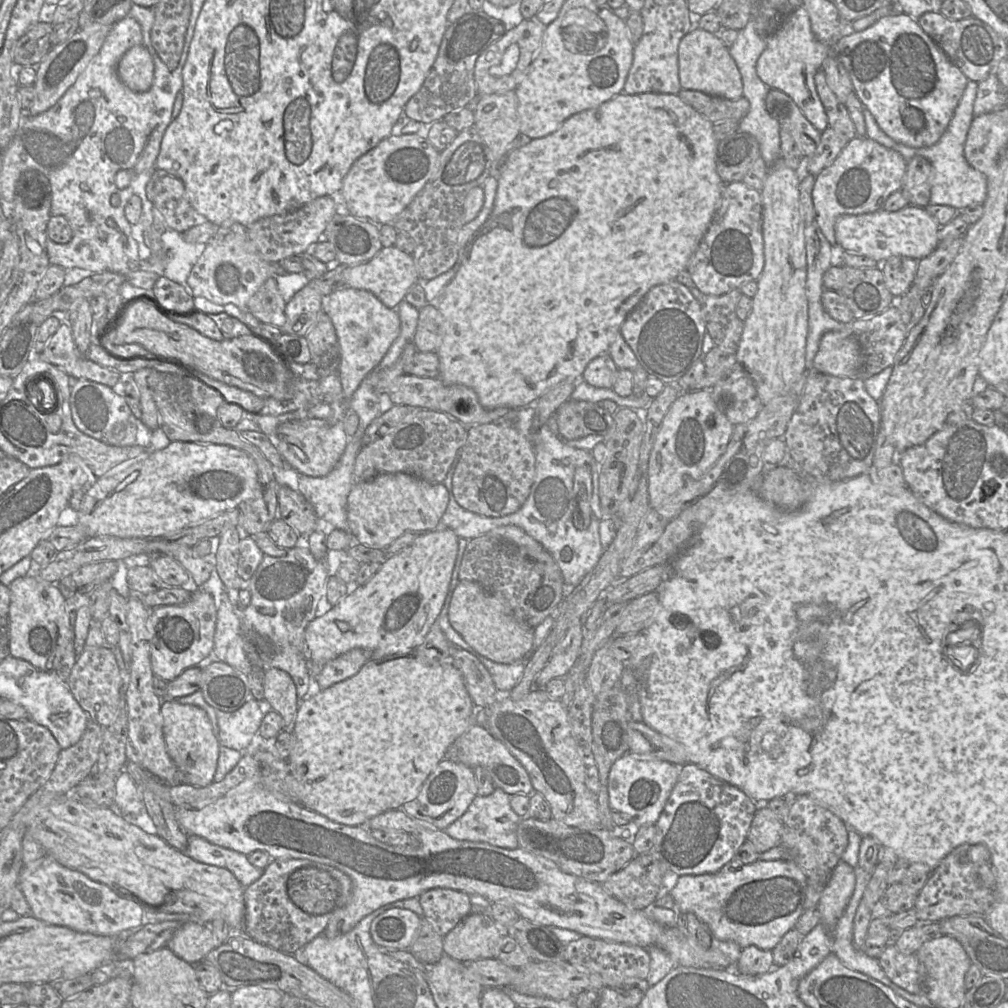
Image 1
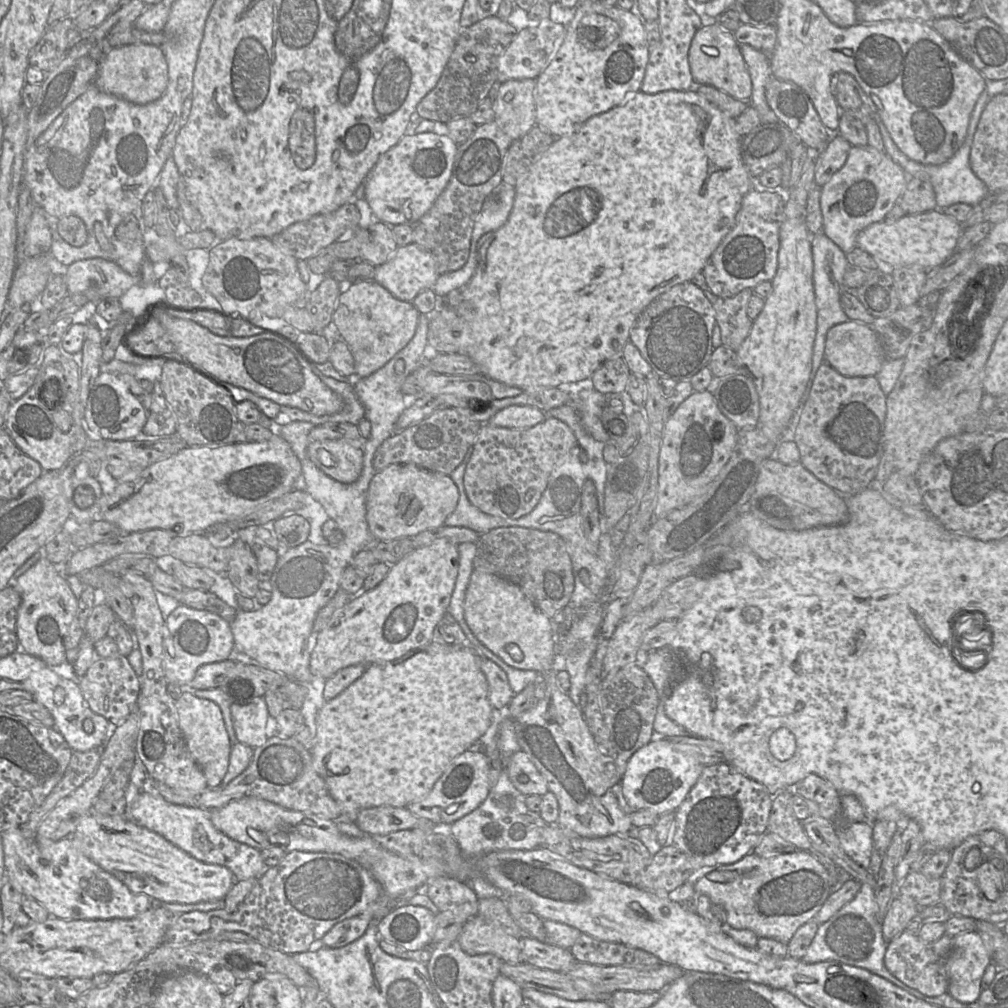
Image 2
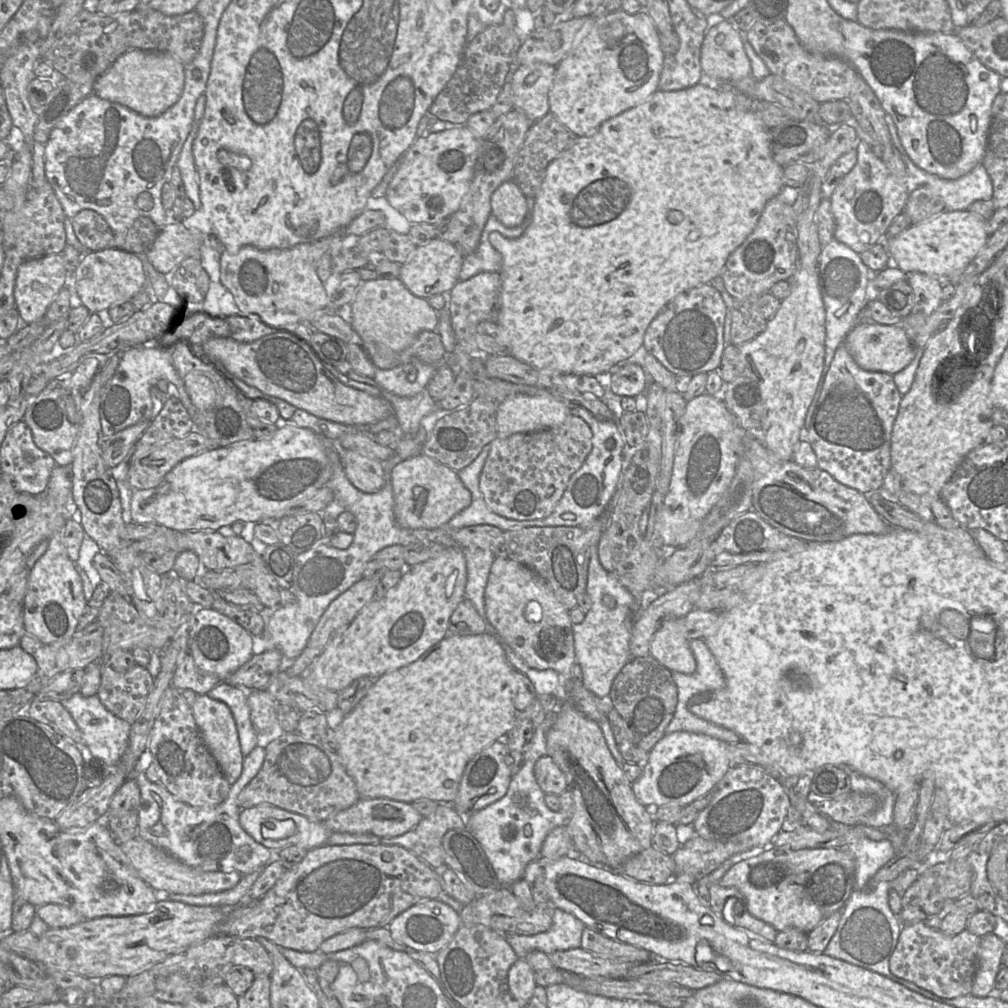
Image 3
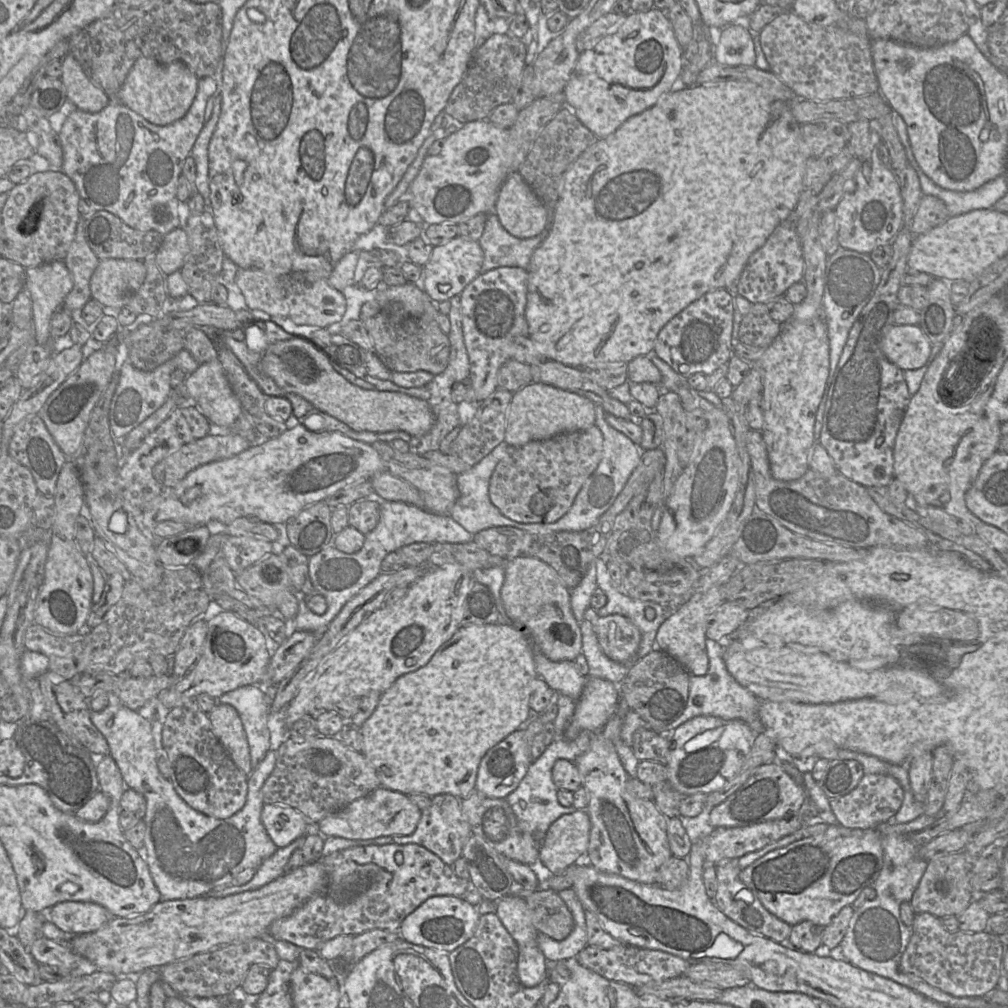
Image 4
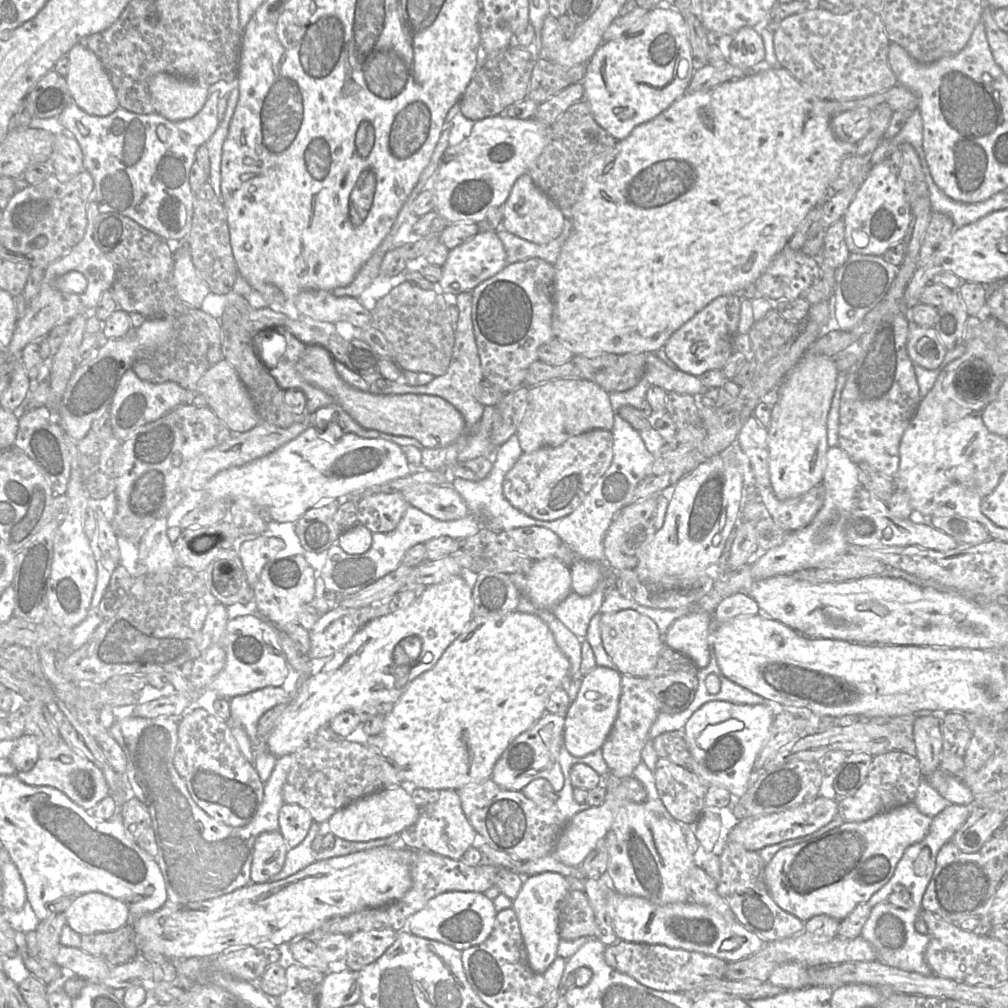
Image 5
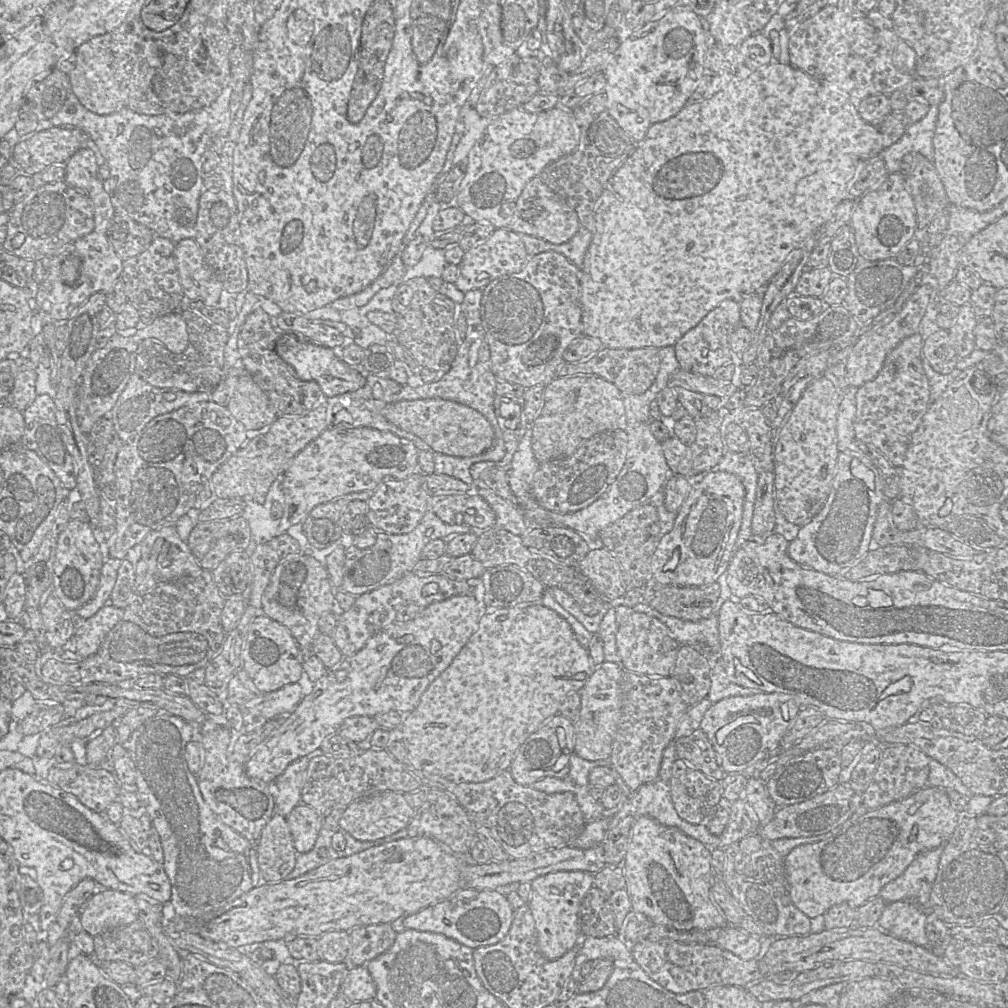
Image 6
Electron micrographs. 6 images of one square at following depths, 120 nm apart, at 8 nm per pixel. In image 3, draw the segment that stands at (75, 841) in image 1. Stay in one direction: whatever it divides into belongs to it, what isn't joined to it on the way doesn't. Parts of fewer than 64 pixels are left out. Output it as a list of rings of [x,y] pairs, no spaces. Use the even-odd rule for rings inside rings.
[[[139,836],[125,842],[119,842],[119,844],[134,871],[155,891],[164,890],[169,894],[186,895],[216,893],[235,887],[243,877],[238,871],[228,873],[220,871],[206,872],[190,867]]]

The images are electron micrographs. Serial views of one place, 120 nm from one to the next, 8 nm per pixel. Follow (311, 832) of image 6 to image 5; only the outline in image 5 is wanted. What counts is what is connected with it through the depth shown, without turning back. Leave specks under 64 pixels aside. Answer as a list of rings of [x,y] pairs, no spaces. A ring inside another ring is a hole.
[[[284,803],[278,814],[279,831],[288,848],[294,848],[306,837],[314,820],[311,814],[298,804]]]

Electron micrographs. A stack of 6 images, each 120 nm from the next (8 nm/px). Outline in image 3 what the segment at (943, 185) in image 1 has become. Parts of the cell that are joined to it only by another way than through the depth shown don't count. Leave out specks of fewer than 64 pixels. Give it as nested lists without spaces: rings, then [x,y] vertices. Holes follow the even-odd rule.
[[[886,113],[885,121],[894,147],[898,150],[913,186],[927,185],[942,199],[947,211],[966,210],[978,200],[990,200],[993,196],[991,179],[980,163],[957,179],[944,179],[916,166],[906,153],[892,117]]]

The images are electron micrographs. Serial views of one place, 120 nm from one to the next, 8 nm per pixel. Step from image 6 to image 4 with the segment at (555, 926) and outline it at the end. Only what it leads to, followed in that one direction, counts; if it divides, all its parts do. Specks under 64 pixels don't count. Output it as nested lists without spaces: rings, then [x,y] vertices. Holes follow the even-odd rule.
[[[516,894],[507,895],[497,901],[496,915],[518,945],[517,975],[525,987],[534,987],[547,975],[547,962],[537,942],[539,932],[532,921],[532,913],[526,900]]]

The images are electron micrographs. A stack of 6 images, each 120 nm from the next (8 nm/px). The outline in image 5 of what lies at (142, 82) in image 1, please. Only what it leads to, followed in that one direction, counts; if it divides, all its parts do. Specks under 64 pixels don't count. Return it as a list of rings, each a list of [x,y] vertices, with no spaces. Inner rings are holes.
[[[158,73],[149,82],[155,113],[170,121],[194,117],[203,108],[208,89],[194,79]]]

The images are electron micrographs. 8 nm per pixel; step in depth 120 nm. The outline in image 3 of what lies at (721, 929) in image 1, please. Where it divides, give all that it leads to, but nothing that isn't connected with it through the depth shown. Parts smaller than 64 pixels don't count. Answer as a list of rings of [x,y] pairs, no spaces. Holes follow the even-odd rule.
[[[776,847],[735,864],[718,883],[724,887],[738,889],[745,899],[747,911],[755,918],[773,926],[778,932],[797,928],[808,933],[837,910],[844,909],[848,898],[855,890],[855,882],[855,861],[845,849],[791,850],[787,847]]]

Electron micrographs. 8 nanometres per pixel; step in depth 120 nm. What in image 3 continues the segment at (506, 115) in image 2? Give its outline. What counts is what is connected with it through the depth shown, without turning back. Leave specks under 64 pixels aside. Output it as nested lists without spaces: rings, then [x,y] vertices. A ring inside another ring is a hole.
[[[543,62],[519,66],[511,78],[514,109],[523,112],[533,122],[543,118],[550,110],[548,96],[553,86],[555,71],[555,66]]]

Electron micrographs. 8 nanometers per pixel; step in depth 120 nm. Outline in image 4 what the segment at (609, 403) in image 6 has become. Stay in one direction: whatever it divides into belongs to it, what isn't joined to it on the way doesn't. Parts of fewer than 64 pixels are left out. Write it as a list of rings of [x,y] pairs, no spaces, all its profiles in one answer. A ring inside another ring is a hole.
[[[533,382],[513,393],[507,412],[505,439],[513,447],[531,441],[546,440],[558,434],[582,430],[595,425],[596,404],[574,392]]]

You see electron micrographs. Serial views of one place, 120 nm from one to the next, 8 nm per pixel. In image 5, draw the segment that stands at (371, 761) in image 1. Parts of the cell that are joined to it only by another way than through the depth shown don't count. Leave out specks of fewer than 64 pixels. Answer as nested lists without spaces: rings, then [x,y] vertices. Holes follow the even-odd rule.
[[[514,610],[501,615],[472,618],[458,638],[444,651],[435,666],[416,677],[399,700],[393,704],[392,710],[386,713],[381,735],[386,741],[391,764],[396,768],[404,783],[415,788],[457,791],[464,786],[484,782],[491,777],[495,763],[507,746],[541,719],[544,713],[547,713],[545,709],[550,694],[558,688],[563,689],[564,681],[570,680],[569,673],[570,663],[567,657],[556,644],[547,624],[538,616]]]

